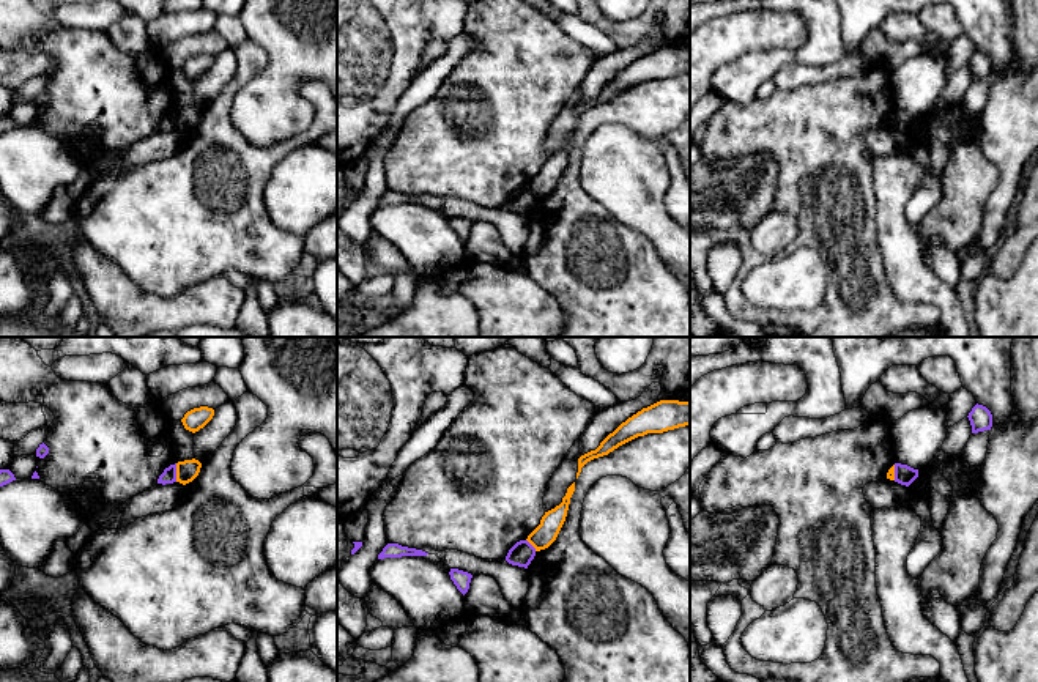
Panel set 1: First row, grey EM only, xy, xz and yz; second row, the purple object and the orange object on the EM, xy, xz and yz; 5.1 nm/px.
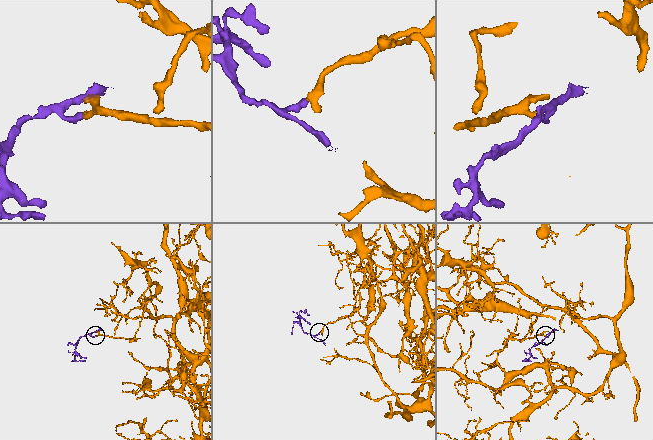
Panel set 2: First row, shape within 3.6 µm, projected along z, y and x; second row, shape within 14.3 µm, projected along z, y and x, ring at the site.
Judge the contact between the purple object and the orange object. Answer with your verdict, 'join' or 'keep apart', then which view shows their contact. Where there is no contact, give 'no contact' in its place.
keep apart | xy

